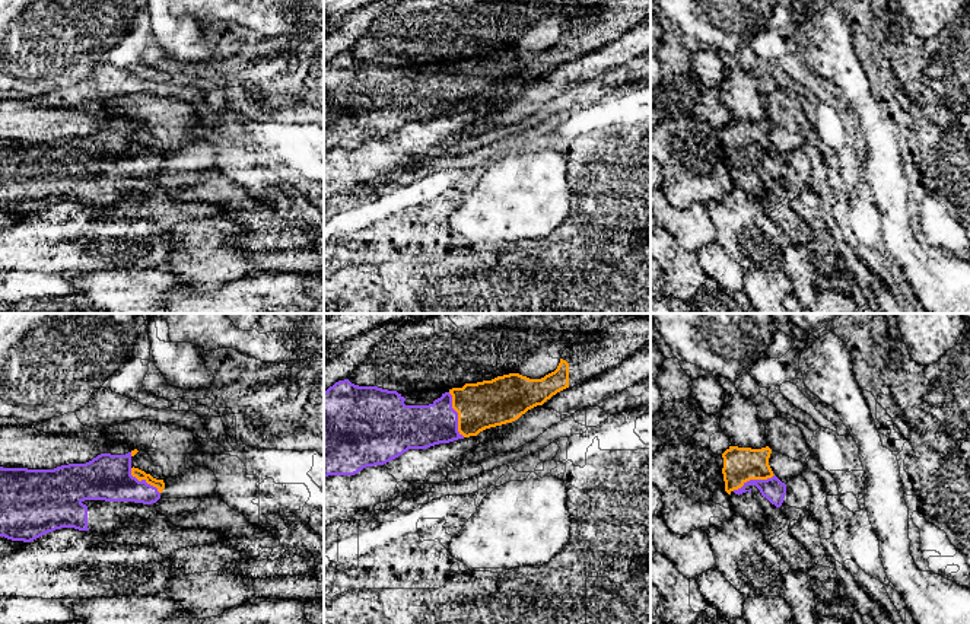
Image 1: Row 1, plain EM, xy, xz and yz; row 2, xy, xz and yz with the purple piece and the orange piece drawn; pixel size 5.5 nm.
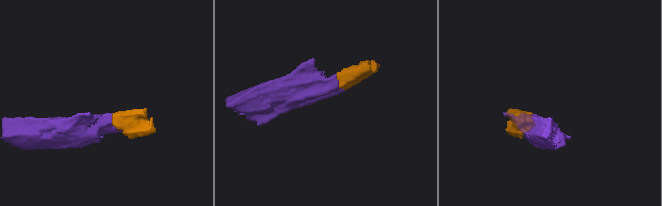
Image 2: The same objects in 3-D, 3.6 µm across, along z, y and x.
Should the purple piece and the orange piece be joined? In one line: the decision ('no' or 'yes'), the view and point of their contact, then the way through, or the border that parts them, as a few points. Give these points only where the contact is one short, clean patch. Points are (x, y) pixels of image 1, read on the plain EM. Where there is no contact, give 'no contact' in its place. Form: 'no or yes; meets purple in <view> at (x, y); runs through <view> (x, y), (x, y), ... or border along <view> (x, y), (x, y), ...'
yes; meets purple in xz at (457, 88); runs through xz (413, 99), (439, 96), (457, 88), (486, 78)

